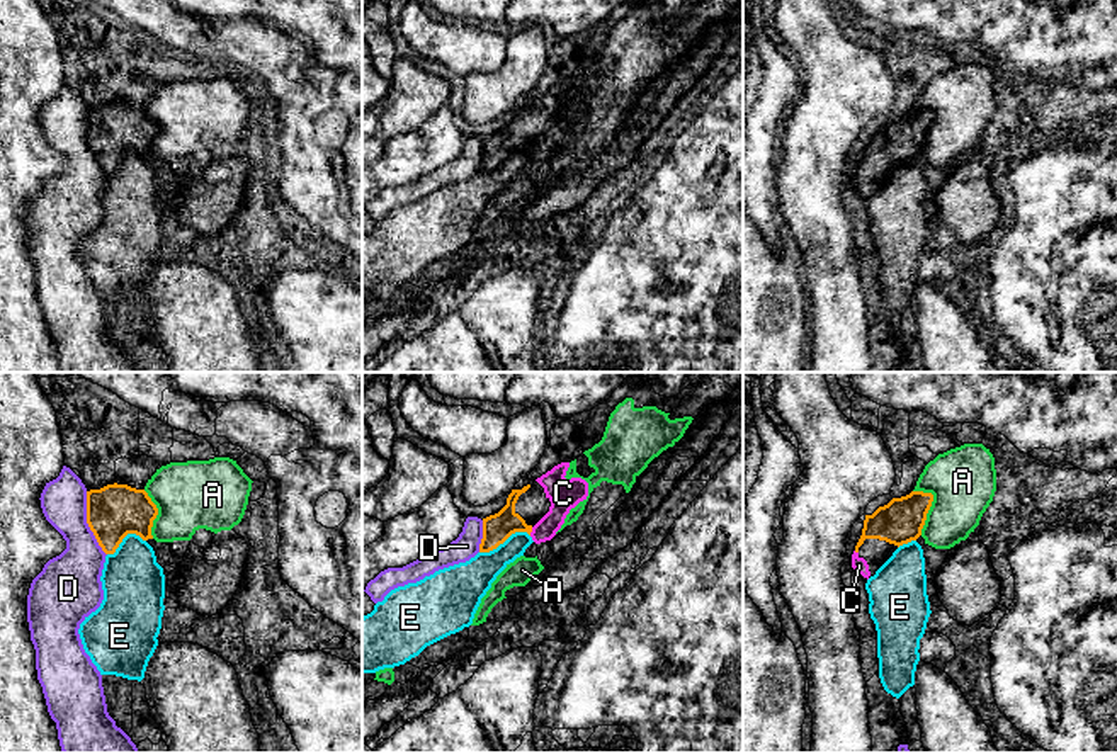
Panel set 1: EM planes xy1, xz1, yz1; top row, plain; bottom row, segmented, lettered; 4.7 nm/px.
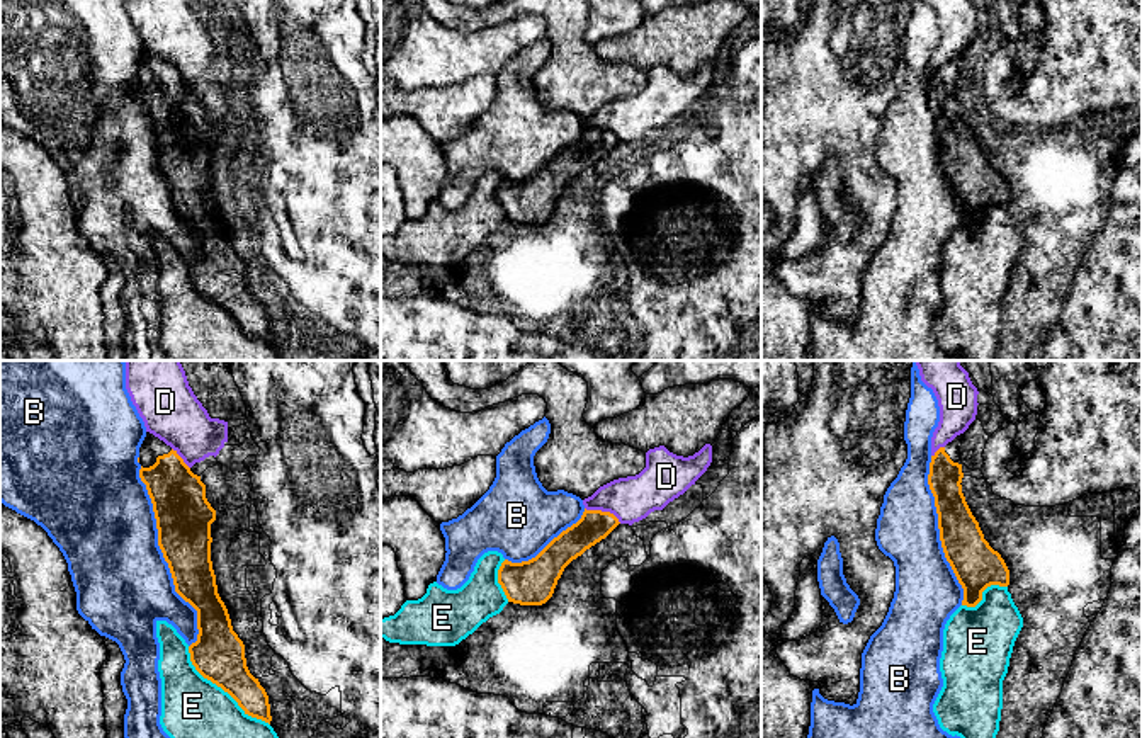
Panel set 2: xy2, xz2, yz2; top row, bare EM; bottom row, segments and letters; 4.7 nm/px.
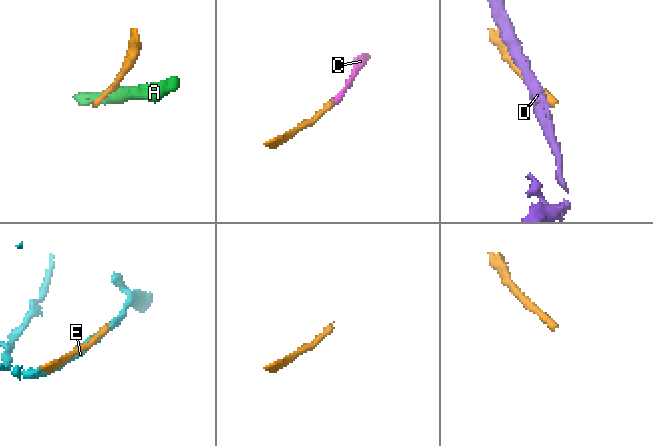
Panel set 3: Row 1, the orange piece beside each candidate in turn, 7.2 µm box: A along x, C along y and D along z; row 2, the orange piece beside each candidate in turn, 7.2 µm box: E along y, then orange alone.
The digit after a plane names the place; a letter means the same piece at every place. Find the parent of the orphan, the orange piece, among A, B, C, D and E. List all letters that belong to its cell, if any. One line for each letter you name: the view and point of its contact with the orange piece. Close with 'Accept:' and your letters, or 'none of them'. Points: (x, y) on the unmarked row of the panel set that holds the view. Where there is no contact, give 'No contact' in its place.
C: Touches orange at xz1 (531, 150)
Accept: C

